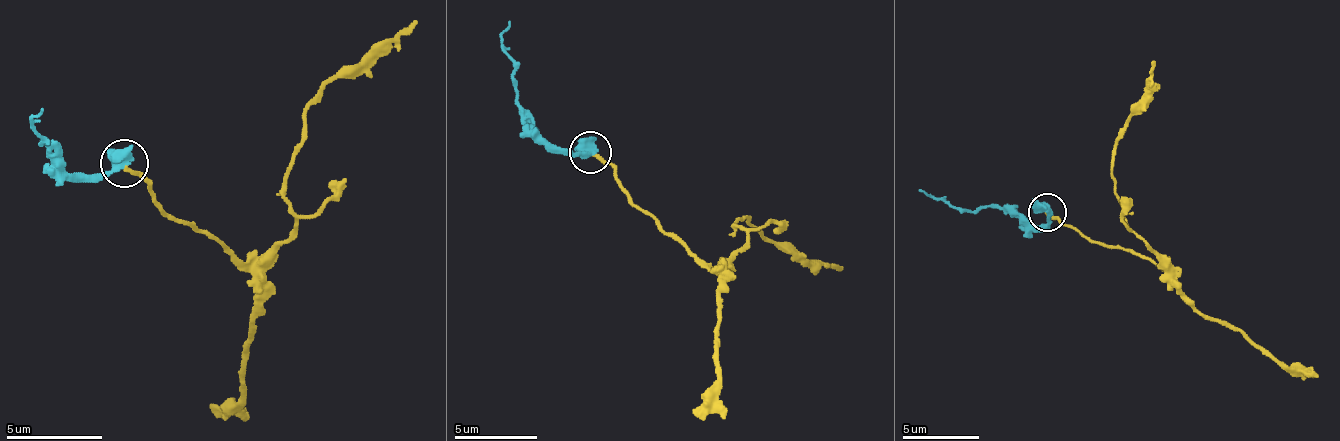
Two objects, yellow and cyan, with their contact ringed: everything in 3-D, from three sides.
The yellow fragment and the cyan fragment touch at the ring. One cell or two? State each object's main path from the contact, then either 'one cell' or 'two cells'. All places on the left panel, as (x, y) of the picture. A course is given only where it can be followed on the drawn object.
yellow runs (122, 165), (167, 214), (208, 228), (244, 261), (262, 257), (288, 236), (285, 175), (305, 107), (417, 22); cyan runs (122, 165), (84, 174), (66, 167), (29, 121), (41, 109); one cell

